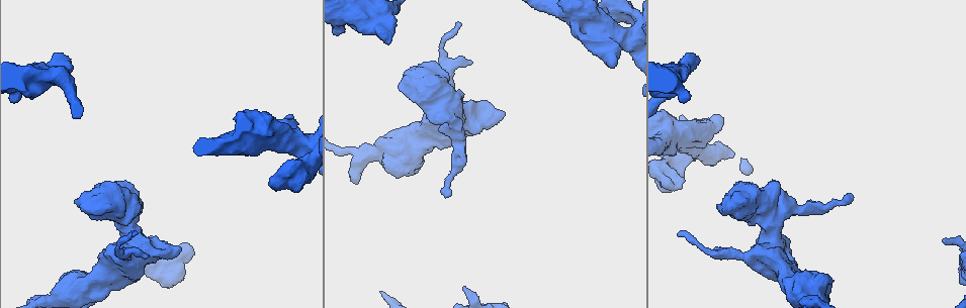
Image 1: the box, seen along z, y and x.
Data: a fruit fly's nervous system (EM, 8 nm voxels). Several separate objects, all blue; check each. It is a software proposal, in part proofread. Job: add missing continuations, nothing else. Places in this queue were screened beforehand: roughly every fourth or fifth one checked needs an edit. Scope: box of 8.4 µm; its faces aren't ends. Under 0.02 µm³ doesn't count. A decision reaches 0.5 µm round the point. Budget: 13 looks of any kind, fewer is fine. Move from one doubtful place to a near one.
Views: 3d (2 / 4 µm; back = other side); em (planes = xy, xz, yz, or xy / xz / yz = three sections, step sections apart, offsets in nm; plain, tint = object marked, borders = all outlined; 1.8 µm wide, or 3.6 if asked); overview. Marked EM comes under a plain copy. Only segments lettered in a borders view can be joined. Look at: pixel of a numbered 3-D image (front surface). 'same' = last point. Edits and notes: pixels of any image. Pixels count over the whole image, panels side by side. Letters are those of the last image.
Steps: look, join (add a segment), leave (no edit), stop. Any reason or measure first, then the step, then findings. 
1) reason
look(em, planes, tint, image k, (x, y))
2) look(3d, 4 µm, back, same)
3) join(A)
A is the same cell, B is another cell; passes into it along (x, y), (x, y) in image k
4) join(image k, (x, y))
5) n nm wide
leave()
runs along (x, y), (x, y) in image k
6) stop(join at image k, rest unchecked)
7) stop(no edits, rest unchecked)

look(3d, 2 µm, image 1, (463, 287))

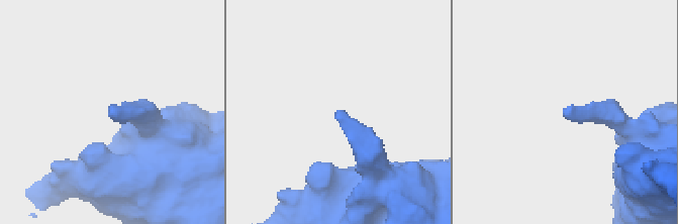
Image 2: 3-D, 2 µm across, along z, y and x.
need the tissue
look(em, planes, borders, image 2, (565, 110))

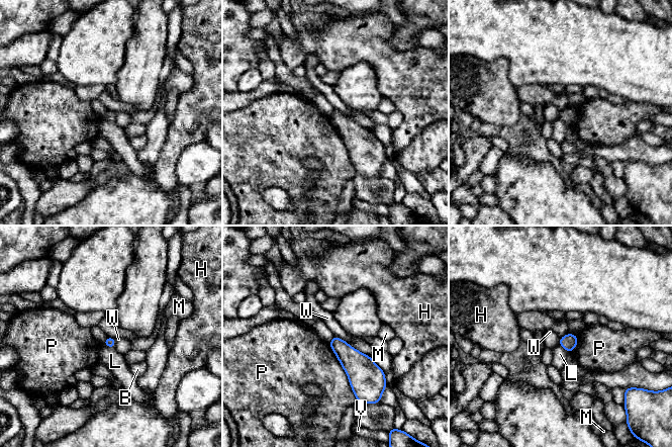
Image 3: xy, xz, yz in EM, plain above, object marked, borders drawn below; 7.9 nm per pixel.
leave()
B, H, L, M, P, V and W are other cells; border along (332, 335), (347, 343) in image 3; none of them fits

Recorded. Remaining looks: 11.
look(3d, 4 µm, image 1, (850, 195))

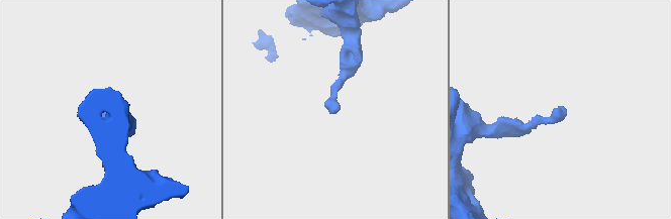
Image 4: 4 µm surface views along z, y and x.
need the tissue
look(em, 3.6 µm, planes, borders, image 4, (338, 110))

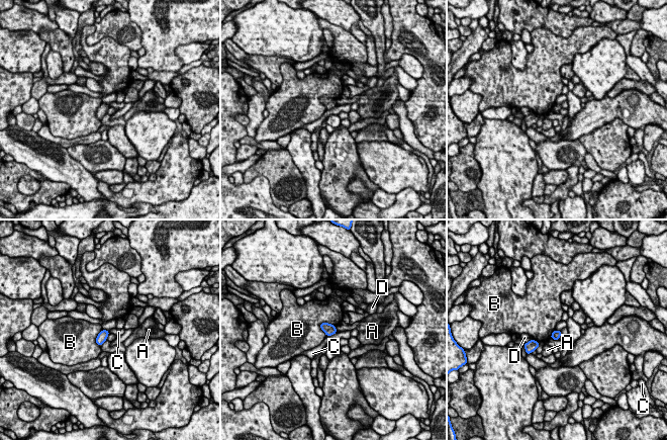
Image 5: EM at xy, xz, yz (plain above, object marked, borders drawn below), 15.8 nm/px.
B touches over 260 nm
leave()
A, B, C and D are other cells; border along (336, 332), (326, 336) in image 5; no lettered segment goes on from it

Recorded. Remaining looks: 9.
abrupt turn
look(em, 3.6 µm, xy, step 4, borders, image 1, (452, 124))

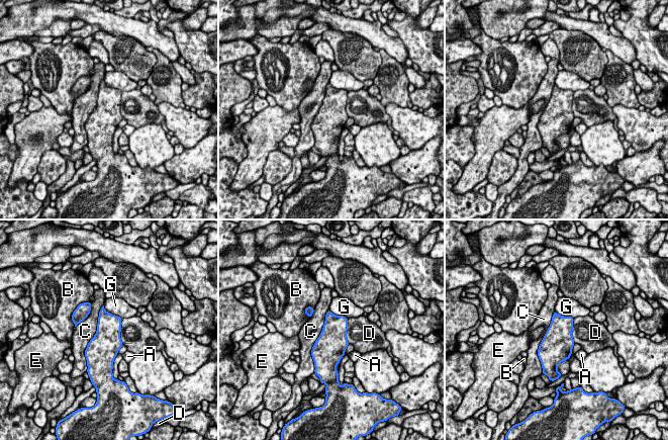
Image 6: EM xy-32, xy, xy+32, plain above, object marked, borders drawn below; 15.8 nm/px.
leave()
A, B, C, D, E and G are other cells; border along (103, 304), (84, 352), (86, 362) in image 6; none of them fits

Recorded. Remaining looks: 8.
look(3d, 2 µm, image 1, (271, 183))

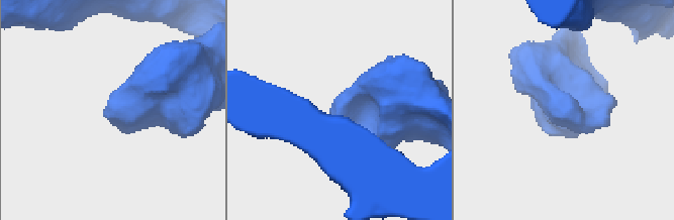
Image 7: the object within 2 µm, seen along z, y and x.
now the EM
look(em, 3.6 µm, planes, borders, image 7, (112, 111))

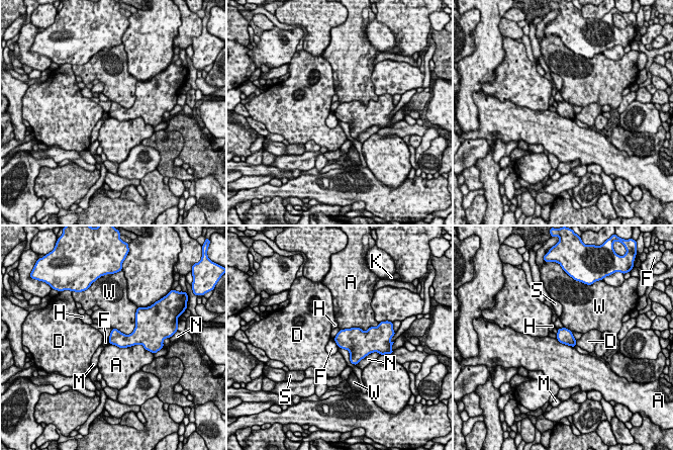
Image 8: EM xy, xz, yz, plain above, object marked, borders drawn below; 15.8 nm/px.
220 nm wide; A touches over 600 nm
leave()
A, D, F, H, K, M, N, S and W are other cells; no lettered segment goes on from it

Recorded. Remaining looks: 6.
thick end
look(em, 3.6 µm, planes, borders, image 1, (742, 202))

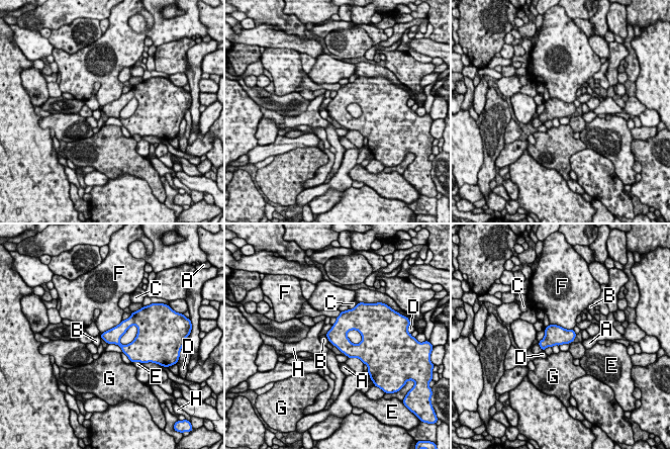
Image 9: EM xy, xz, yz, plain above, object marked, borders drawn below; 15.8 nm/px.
leave()
A, B, C, D, E, F, G and H are other cells; border along (550, 324), (572, 330) in image 9; no lettered segment goes on from it

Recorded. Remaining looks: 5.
stop(no edits, rest unchecked)

